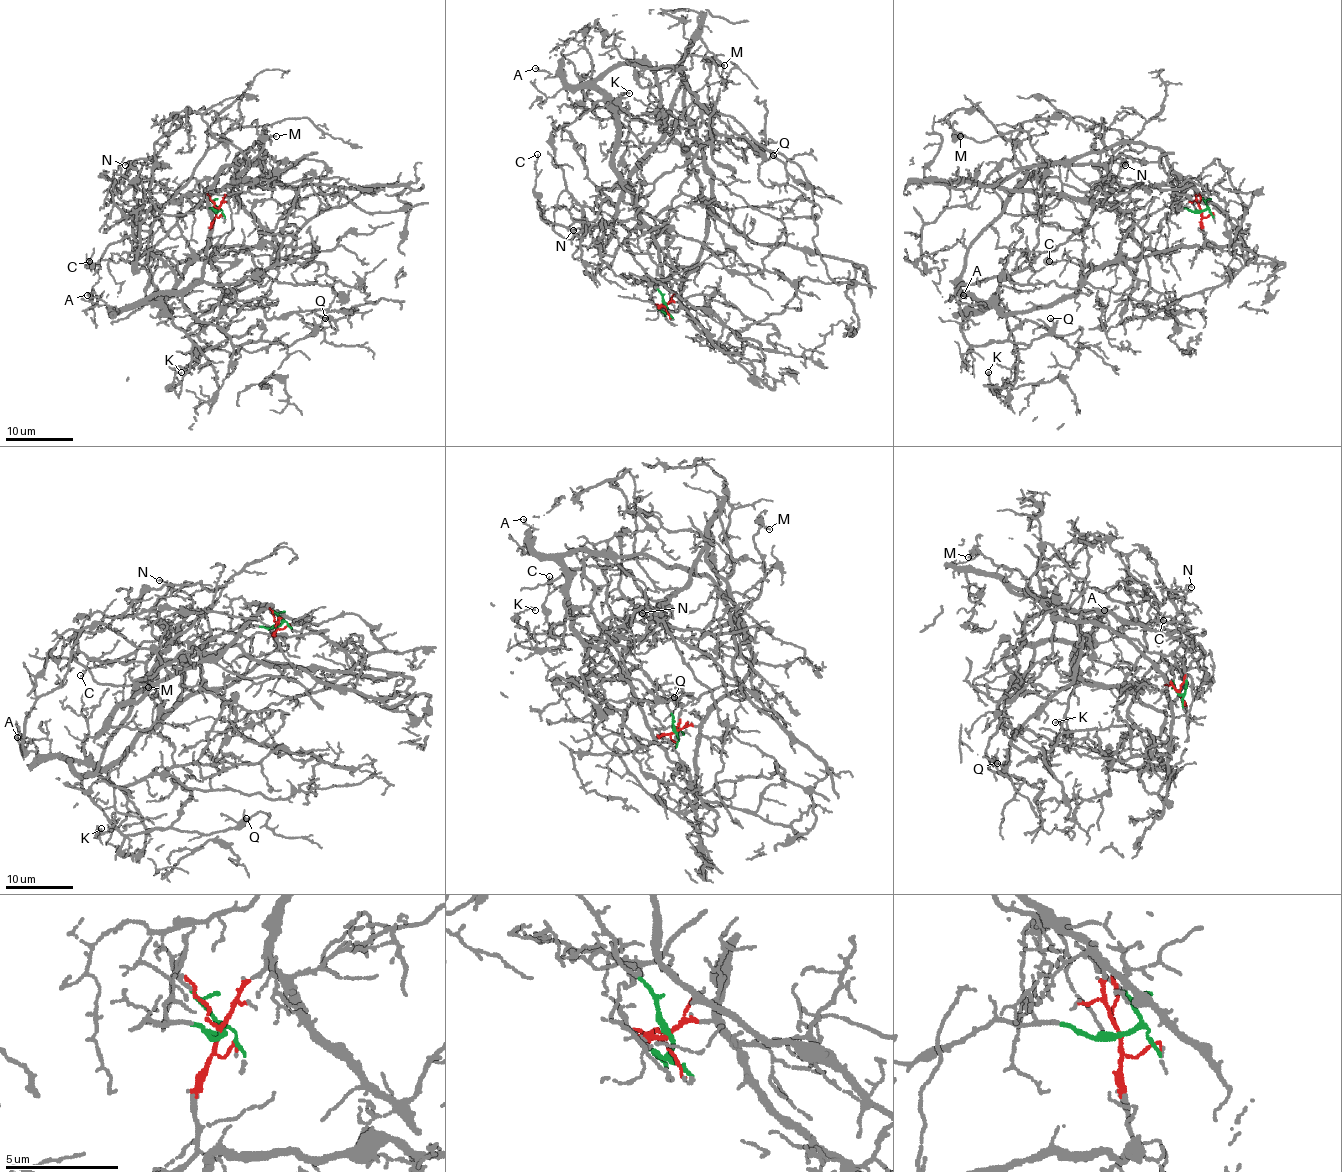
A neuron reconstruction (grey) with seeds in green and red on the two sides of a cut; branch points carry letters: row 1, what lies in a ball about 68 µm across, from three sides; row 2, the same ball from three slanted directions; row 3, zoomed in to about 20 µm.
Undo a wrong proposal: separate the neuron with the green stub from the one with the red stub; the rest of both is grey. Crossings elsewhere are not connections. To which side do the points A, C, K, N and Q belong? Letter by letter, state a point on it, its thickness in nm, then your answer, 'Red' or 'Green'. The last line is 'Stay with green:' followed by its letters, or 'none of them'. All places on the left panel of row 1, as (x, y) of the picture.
A: Place: (87, 295). Thickness 130 nm. Green
C: Place: (89, 261). Thickness 110 nm. Red
K: Place: (181, 372). Thickness 140 nm. Green
N: Place: (125, 165). Thickness 110 nm. Red
Q: Place: (325, 318). Thickness 110 nm. Green
Stay with green: A, K, Q

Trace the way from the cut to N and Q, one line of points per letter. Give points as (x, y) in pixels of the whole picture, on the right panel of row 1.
N: (1201, 210), (1162, 152), (1140, 143), (1023, 167), (984, 185), (1120, 210), (1109, 184), (1125, 165)
Q: (1201, 210), (1137, 222), (1048, 304), (1003, 313), (959, 294), (971, 345), (1030, 345), (1050, 318)

